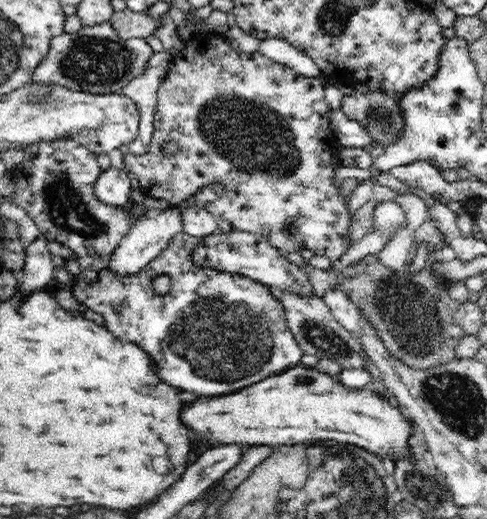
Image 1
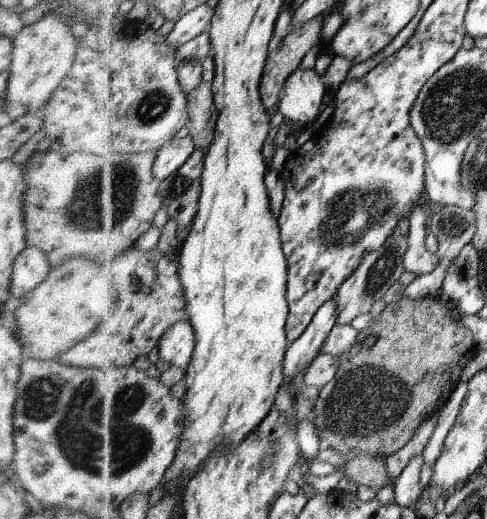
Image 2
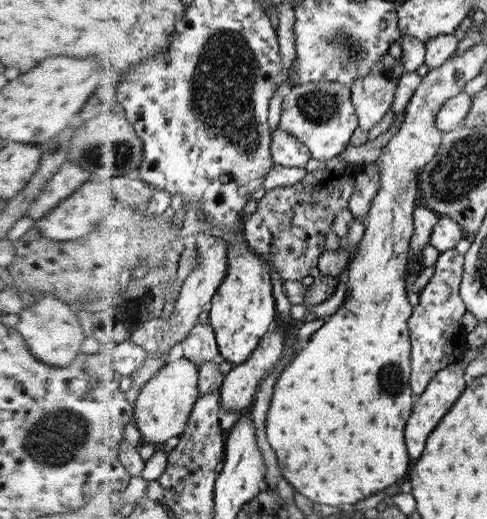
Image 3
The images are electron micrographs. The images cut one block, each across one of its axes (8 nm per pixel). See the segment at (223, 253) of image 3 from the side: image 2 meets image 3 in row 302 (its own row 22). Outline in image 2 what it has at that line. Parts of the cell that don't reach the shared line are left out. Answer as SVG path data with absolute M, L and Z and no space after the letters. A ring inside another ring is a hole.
M208 4L199 6L176 21L174 30L168 37L169 43L180 48L183 44L202 36L211 28L217 8L211 8Z

